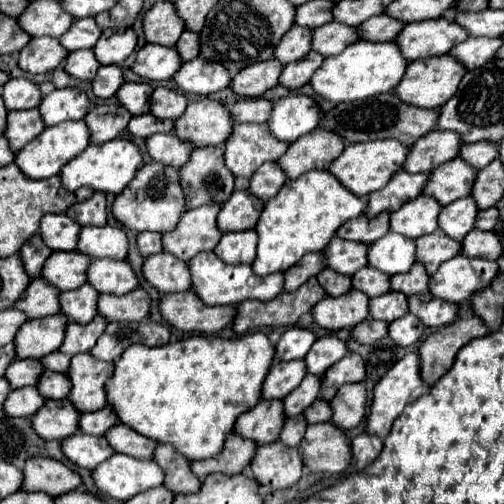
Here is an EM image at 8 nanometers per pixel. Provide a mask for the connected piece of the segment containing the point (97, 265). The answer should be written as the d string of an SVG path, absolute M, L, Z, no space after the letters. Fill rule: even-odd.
M93 260L87 278L101 294L127 294L139 288L139 278L127 260Z

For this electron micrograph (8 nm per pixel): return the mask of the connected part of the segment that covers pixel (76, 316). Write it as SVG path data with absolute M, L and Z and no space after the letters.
M83 284L77 290L61 292L59 298L61 298L61 312L67 314L71 322L87 324L97 316L99 292L89 284Z

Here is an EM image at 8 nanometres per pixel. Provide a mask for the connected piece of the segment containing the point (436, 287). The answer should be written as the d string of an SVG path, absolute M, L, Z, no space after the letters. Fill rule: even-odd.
M459 254L439 266L439 270L431 276L429 290L435 298L459 304L485 290L485 286L489 286L497 274L497 262Z

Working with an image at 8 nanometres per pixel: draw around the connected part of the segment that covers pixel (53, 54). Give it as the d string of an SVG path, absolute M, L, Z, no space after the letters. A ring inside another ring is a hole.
M31 38L31 42L19 54L19 66L31 74L43 74L55 70L65 62L65 50L57 38Z

